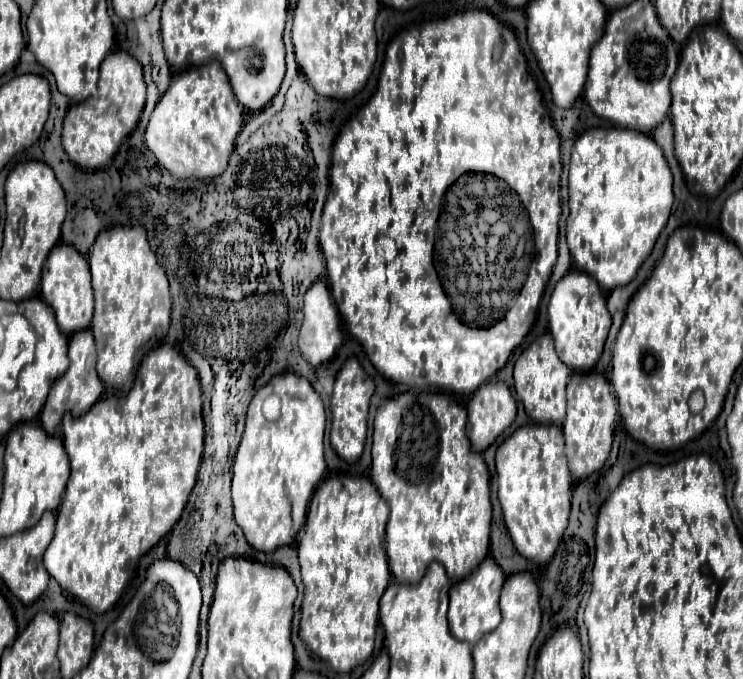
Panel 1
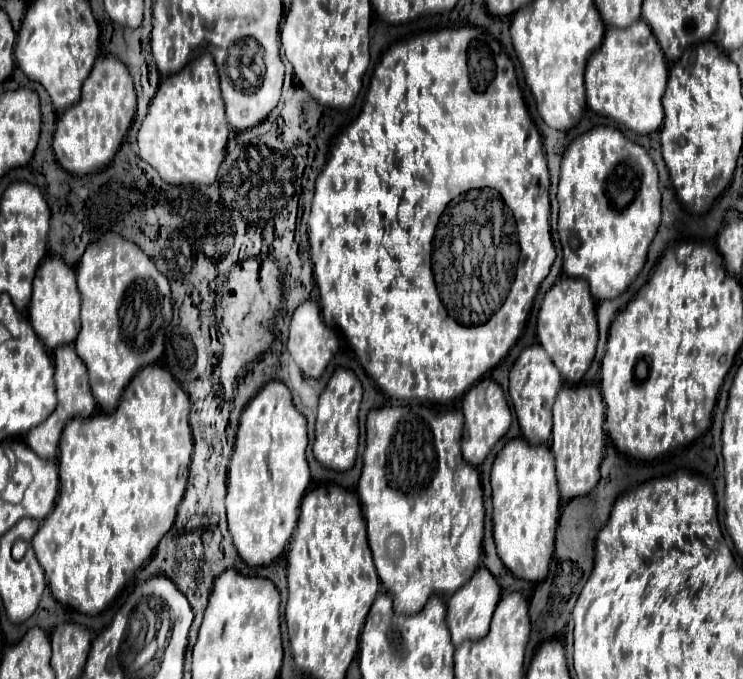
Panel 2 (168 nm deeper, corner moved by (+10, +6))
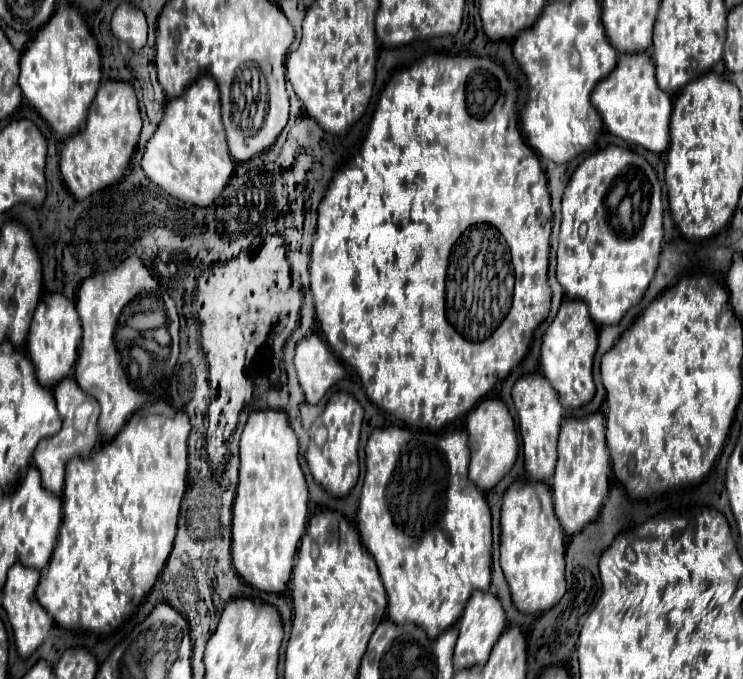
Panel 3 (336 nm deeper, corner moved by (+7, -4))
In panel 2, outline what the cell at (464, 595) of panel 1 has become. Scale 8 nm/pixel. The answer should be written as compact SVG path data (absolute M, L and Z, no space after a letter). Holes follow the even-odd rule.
M484 566L476 570L474 578L470 578L470 582L466 582L466 586L462 586L462 590L458 590L458 594L450 596L450 600L448 600L448 626L450 626L450 634L452 634L452 644L456 648L462 646L466 640L476 642L488 634L490 618L492 618L492 612L494 612L500 596L502 596L502 590L500 590L498 582Z

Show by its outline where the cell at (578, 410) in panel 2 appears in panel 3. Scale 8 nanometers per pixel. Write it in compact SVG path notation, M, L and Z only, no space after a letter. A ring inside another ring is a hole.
M601 412L583 416L583 418L563 418L561 422L561 432L559 432L559 444L557 444L557 466L551 482L553 490L553 502L555 502L555 514L567 534L571 538L573 534L581 532L583 526L587 526L591 520L599 516L599 510L607 498L609 490L609 476L611 476L611 458L607 452L607 442L605 442L605 418Z

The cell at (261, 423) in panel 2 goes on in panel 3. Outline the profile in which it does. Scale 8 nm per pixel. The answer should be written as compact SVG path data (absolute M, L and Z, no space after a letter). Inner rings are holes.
M283 410L249 414L239 442L239 486L233 502L233 566L251 586L265 592L287 588L297 544L305 534L309 494L299 466L299 440Z

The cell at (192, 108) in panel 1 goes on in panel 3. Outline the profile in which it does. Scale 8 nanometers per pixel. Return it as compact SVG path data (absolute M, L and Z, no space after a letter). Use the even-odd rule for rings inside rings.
M199 76L177 100L167 102L163 120L147 142L141 168L151 182L177 200L209 206L219 196L235 170L235 162L225 140L217 82L211 76Z

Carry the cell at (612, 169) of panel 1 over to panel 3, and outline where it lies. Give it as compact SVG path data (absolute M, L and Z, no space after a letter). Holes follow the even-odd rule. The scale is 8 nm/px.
M607 146L577 166L563 192L563 220L557 250L557 280L563 286L567 298L583 300L589 306L589 314L595 324L617 324L623 318L623 314L641 300L657 270L661 242L661 184L657 180L655 170L641 154L621 146ZM583 222L587 222L589 226L585 238L579 236L579 226Z

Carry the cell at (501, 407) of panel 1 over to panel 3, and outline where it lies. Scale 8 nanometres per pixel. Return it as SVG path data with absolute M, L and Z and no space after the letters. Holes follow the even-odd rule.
M485 398L467 414L467 432L469 432L469 450L471 450L471 464L469 464L469 480L473 480L481 490L493 488L513 466L517 458L517 436L515 424L507 410L507 406L499 398Z

